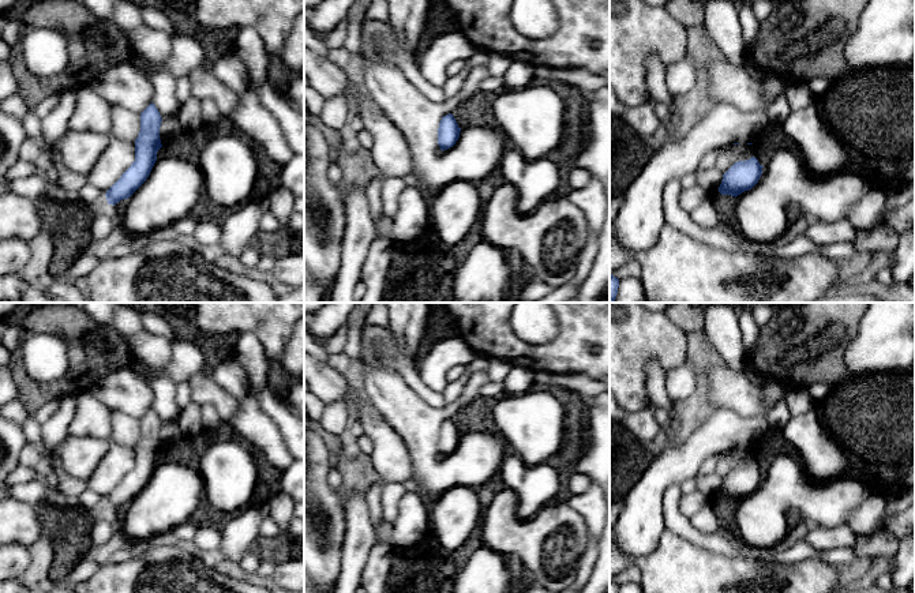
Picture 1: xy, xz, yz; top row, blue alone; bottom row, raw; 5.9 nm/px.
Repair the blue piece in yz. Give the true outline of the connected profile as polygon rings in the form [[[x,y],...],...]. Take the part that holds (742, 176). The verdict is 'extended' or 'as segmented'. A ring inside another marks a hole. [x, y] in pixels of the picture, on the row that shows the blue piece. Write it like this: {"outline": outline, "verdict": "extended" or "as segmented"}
{"outline": [[[755,157],[735,162],[724,174],[719,192],[721,195],[738,196],[751,189],[762,174],[762,165]]], "verdict": "as segmented"}

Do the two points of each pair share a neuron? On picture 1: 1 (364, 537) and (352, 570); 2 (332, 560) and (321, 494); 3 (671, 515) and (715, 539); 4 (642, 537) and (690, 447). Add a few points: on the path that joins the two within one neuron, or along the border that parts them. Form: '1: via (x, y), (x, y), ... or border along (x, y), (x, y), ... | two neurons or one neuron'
1: via (357, 545), (353, 562) | one neuron
2: via (332, 544), (333, 515), (327, 510) | one neuron
3: via (682, 526), (693, 536), (704, 539) | one neuron
4: via (642, 515), (648, 491), (668, 469) | one neuron

